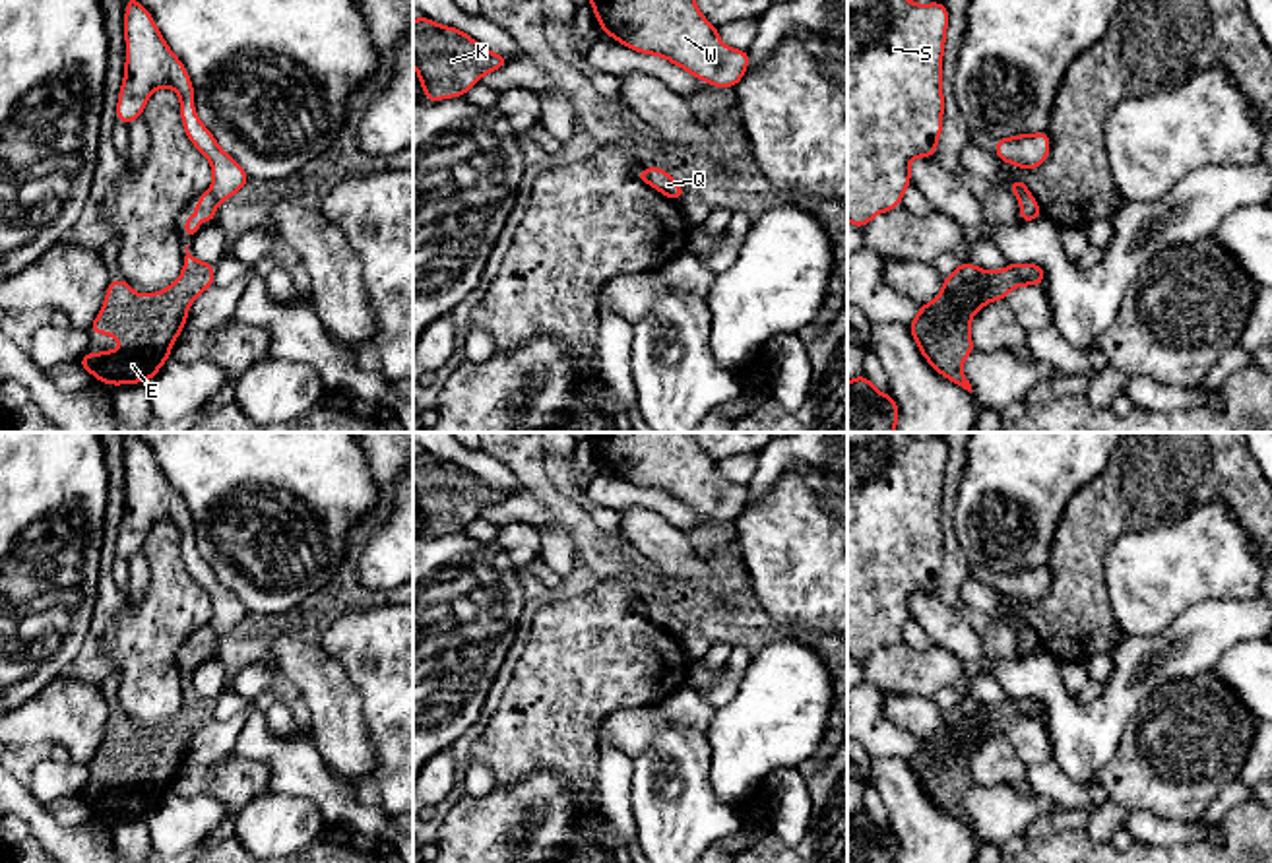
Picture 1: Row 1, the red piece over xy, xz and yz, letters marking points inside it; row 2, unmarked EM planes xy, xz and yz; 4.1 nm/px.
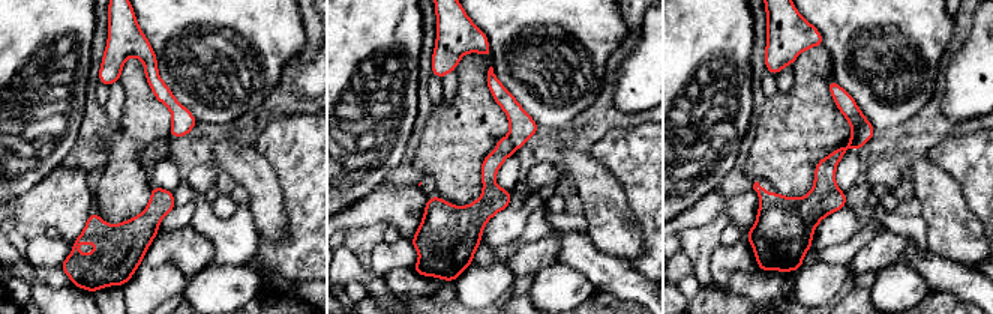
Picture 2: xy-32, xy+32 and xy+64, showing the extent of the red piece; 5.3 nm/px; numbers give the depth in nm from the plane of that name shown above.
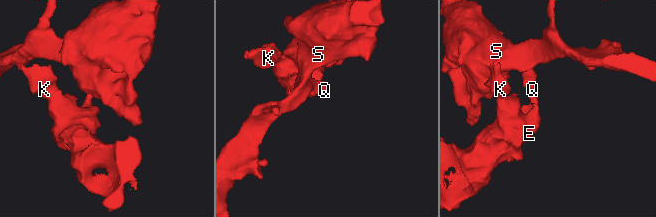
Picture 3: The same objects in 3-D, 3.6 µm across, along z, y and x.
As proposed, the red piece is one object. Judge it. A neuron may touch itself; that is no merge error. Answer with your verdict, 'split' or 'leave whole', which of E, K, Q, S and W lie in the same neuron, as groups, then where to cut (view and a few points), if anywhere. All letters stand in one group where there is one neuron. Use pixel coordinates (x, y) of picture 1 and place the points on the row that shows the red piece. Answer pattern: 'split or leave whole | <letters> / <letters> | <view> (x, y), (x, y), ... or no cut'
split | E K / Q S W | yz (1028, 191), (1018, 196)

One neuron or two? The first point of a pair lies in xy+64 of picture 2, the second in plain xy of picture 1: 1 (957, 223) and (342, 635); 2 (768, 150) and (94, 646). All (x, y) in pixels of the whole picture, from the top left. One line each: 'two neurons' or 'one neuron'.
1: two neurons
2: two neurons

